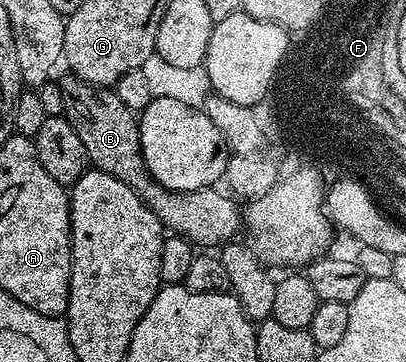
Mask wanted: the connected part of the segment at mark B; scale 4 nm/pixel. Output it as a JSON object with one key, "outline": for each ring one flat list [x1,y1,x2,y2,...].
{"outline":[[65,74,57,83,64,100,64,117,80,137,90,165,116,176,117,180,133,188,168,231,186,238,199,248,218,247,232,241,238,230,240,233,241,210,235,207,237,202,234,197,226,198,219,188,167,190,156,181,141,155,138,117,122,103,114,89,89,85,72,74]]}

